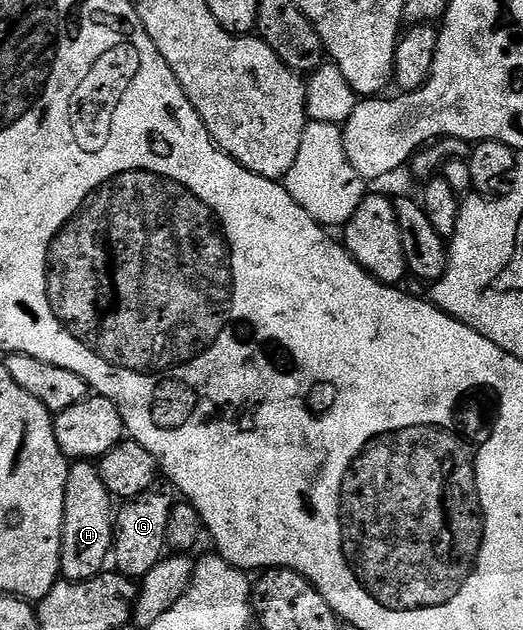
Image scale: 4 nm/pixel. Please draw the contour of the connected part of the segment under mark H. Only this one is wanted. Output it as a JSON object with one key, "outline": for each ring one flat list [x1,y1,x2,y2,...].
{"outline":[[74,462,65,488,65,522,61,536,61,577,66,581,89,581,106,572,113,553,115,498,103,483,94,462]]}

